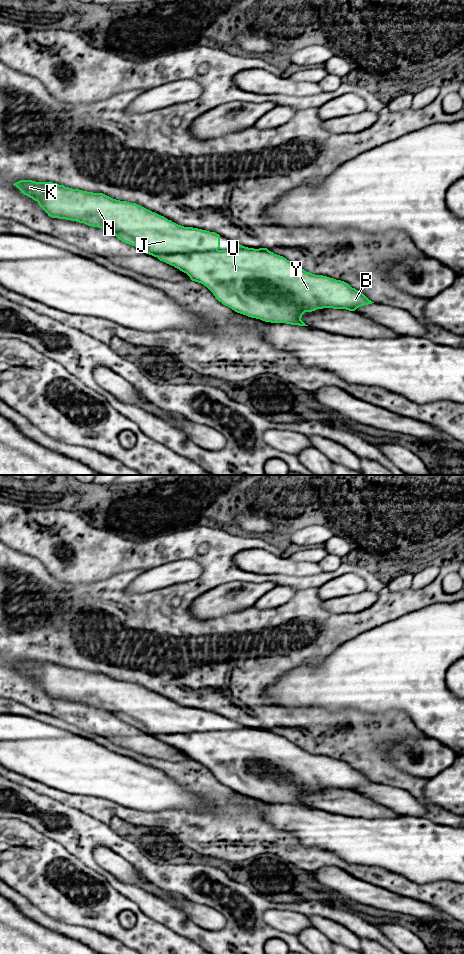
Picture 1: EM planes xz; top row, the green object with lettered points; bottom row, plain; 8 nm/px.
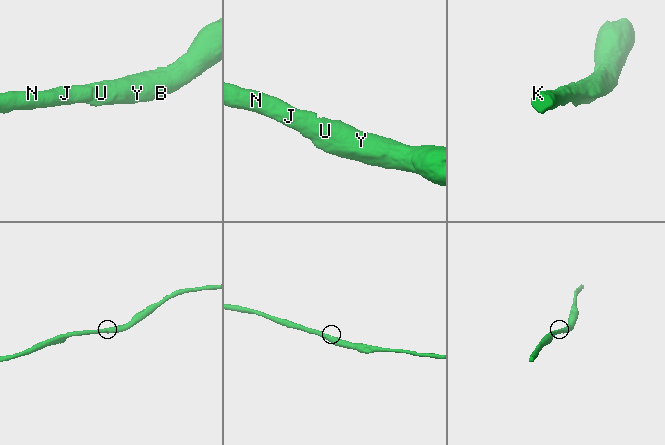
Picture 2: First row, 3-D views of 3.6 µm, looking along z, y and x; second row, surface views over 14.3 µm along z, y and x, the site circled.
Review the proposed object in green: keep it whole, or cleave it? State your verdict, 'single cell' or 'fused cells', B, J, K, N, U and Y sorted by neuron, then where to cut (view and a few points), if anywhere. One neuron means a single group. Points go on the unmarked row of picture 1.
single cell; groups B J K N U Y; cut none

